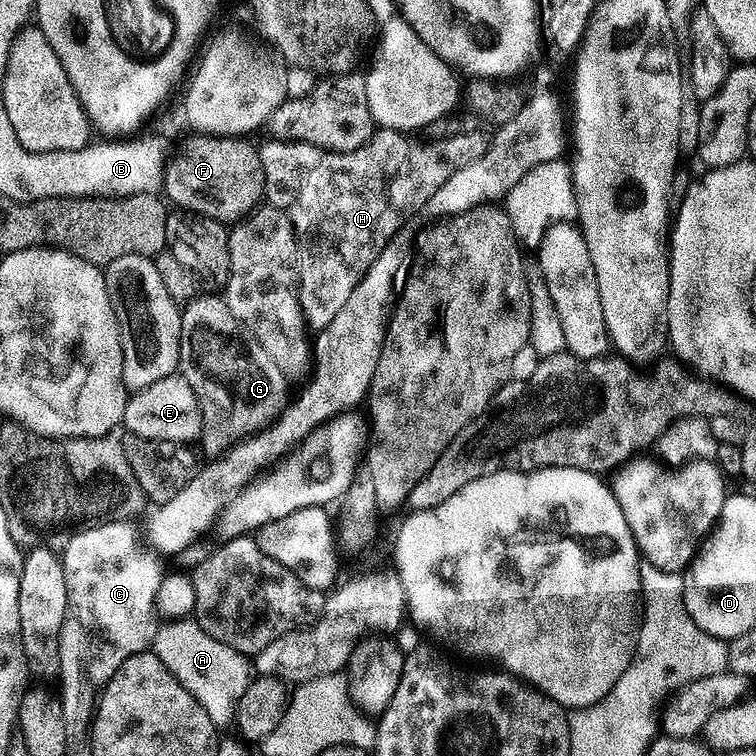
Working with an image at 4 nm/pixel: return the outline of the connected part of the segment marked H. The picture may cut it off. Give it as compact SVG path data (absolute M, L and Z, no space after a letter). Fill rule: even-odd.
M380 128L373 131L370 139L358 146L358 150L349 152L328 152L313 144L271 138L259 145L267 203L273 208L282 209L296 230L298 286L308 295L303 307L309 321L327 321L329 310L339 308L346 298L350 298L350 290L358 286L358 282L370 270L374 258L382 254L384 247L416 211L419 213L424 209L426 202L430 202L430 194L434 194L434 190L438 190L438 186L442 186L442 182L446 182L454 170L462 170L462 166L474 162L474 158L484 153L489 137L483 136L482 132L477 130L445 140L425 142L423 139L412 140L416 138L409 138L392 128Z

